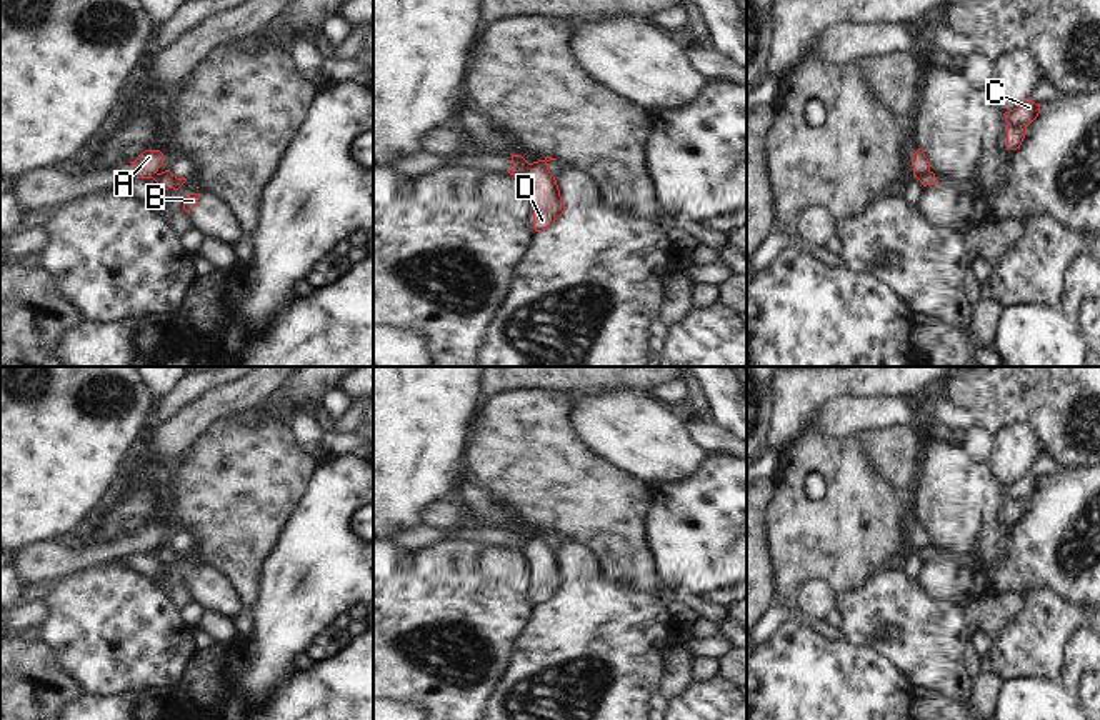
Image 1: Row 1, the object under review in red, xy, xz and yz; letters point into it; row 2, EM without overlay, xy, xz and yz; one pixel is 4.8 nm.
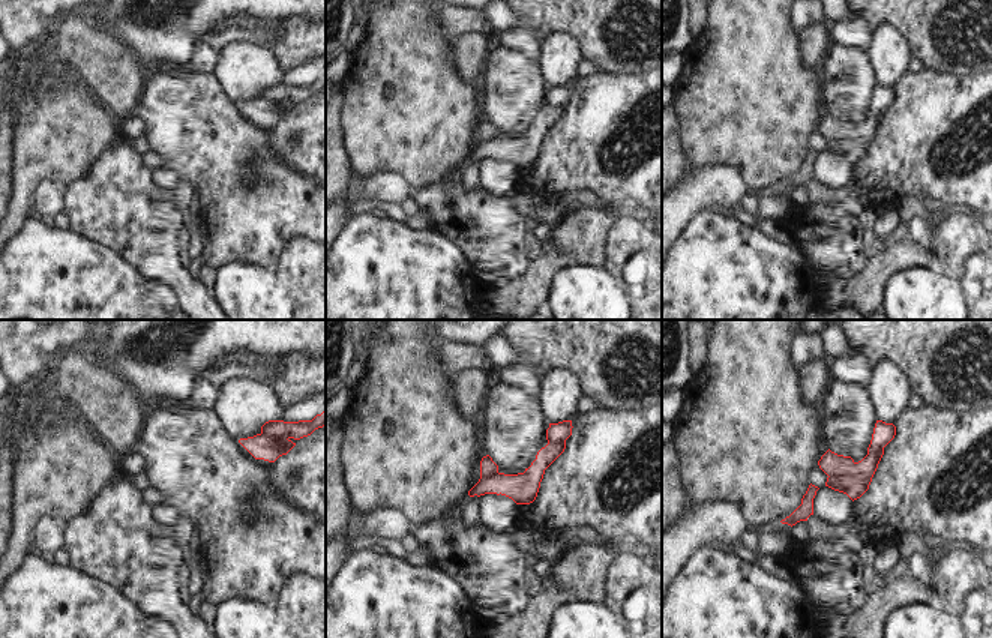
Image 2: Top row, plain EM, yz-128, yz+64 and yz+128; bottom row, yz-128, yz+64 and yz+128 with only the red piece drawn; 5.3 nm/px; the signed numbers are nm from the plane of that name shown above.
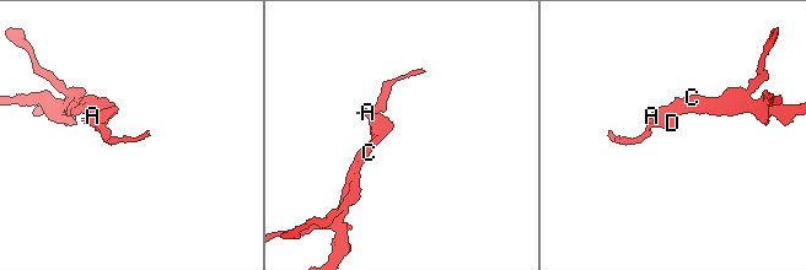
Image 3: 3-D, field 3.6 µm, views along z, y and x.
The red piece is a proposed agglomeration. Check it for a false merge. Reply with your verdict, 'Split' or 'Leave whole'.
Split.

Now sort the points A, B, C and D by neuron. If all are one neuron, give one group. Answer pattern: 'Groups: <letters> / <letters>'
Groups: A C / B D.

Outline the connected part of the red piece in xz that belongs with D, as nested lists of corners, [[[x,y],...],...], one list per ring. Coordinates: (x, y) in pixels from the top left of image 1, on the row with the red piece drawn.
[[[545,157],[543,160],[527,163],[527,168],[518,175],[527,182],[533,195],[533,228],[535,232],[547,230],[567,208],[555,177],[548,170],[548,162],[557,160]]]

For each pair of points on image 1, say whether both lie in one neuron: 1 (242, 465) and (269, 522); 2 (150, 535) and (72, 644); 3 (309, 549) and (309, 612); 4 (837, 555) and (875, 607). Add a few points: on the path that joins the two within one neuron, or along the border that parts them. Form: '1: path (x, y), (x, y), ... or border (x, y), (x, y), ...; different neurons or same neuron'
1: path (242, 479), (245, 499), (255, 509); same neuron
2: border (117, 559), (79, 570); different neurons
3: path (309, 564), (309, 597); same neuron
4: border (890, 562), (880, 564), (859, 585), (839, 594); different neurons

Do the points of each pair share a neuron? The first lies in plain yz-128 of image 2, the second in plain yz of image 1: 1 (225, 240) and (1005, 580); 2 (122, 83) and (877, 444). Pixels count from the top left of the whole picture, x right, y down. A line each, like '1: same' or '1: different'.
1: different
2: same

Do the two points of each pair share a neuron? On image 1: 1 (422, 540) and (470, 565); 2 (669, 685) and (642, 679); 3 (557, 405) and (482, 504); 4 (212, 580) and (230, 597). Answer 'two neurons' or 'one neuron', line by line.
1: two neurons
2: two neurons
3: two neurons
4: one neuron

